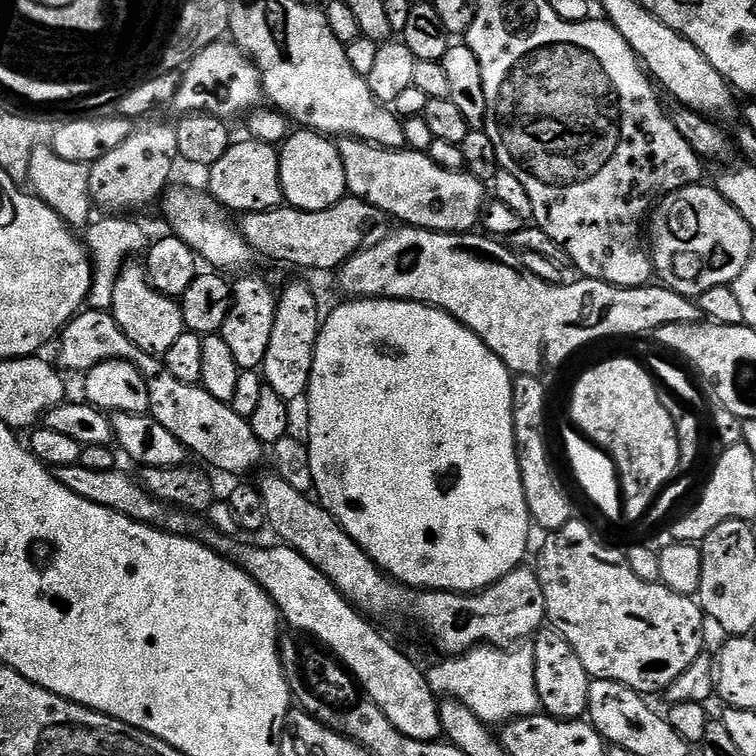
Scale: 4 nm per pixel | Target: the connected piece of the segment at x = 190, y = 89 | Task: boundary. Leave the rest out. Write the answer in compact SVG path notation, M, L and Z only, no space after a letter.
M221 42L202 50L193 58L192 63L183 69L174 108L177 108L177 113L180 114L205 112L207 116L216 116L228 122L231 121L231 116L243 117L251 113L259 105L256 104L259 100L262 100L260 71L235 44Z

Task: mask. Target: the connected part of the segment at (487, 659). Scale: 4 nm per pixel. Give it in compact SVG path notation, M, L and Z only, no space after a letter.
M523 641L517 648L504 649L481 645L460 657L449 657L425 671L427 685L437 697L461 701L470 711L489 726L509 723L515 719L535 715L539 711L537 684L534 682L534 648L531 641Z

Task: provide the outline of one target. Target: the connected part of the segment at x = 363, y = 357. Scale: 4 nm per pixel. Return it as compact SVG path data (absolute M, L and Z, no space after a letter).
M348 298L343 302L345 304L338 305L329 316L327 313L323 317L306 393L306 447L315 499L336 519L340 529L375 562L377 568L391 579L413 590L471 594L489 588L494 582L506 578L506 574L521 567L525 563L524 555L528 552L530 517L526 494L522 490L512 422L513 373L465 324L458 323L453 316L438 308L413 304L411 300Z

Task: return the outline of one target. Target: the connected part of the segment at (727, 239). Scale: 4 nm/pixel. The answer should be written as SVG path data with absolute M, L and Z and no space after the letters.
M697 182L668 193L655 205L650 216L650 255L655 275L663 287L689 298L698 298L706 290L731 285L732 281L738 278L738 274L742 274L742 266L746 266L750 254L754 251L754 233L750 230L746 218L742 218L742 214L738 214L738 210L734 210L734 206L730 206L715 187L703 188L702 185L703 183Z

